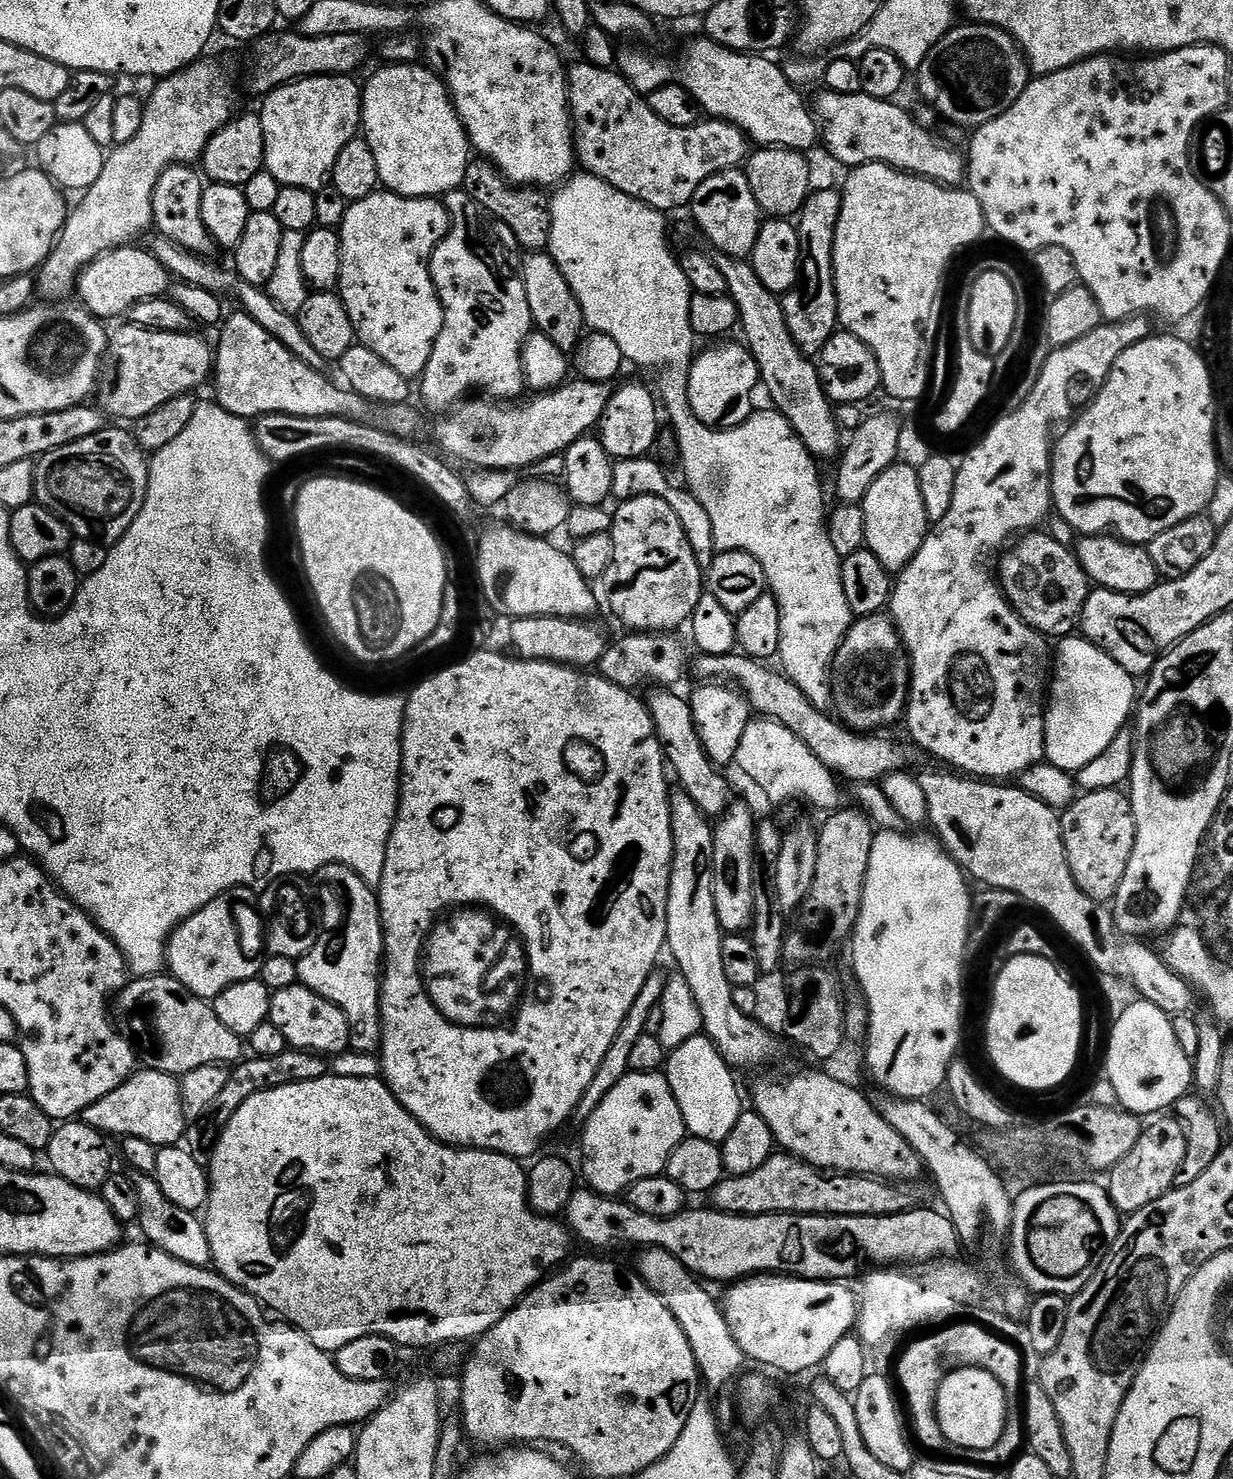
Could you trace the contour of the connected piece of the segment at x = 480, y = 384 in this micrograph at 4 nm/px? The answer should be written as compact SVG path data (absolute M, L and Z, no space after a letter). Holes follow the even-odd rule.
M463 190L449 192L443 197L442 203L448 210L450 227L444 235L444 241L434 250L430 267L432 281L444 311L444 321L442 330L434 342L430 362L426 362L424 375L418 380L419 395L420 392L424 395L425 402L436 411L436 414L461 403L469 395L468 388L485 388L489 392L487 393L489 397L499 398L504 402L512 402L523 397L526 385L522 350L526 338L534 331L523 278L518 271L518 256L516 258L518 245L510 226L499 222L491 224L480 205L474 203ZM492 232L500 239L500 244L494 245L493 248Z

